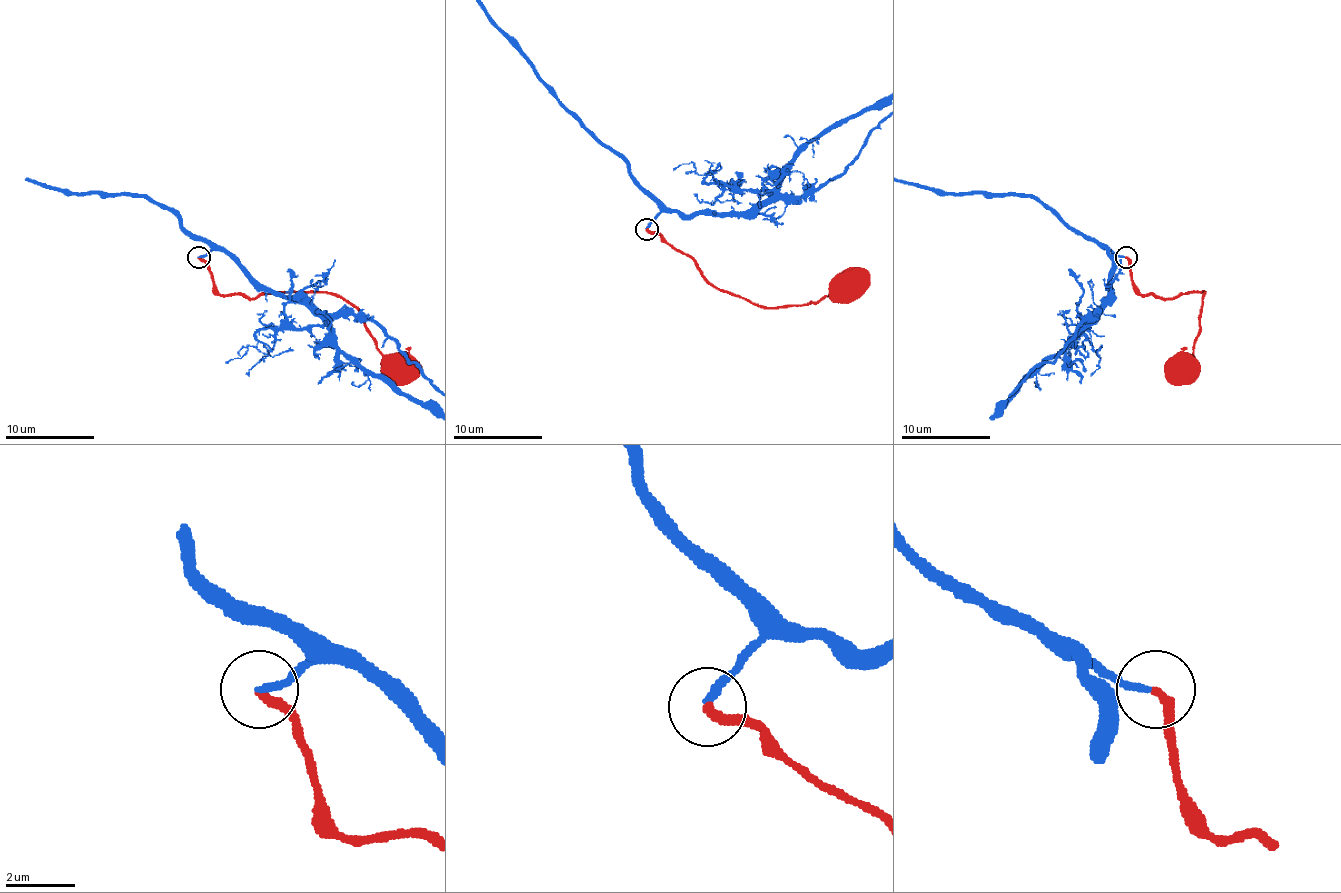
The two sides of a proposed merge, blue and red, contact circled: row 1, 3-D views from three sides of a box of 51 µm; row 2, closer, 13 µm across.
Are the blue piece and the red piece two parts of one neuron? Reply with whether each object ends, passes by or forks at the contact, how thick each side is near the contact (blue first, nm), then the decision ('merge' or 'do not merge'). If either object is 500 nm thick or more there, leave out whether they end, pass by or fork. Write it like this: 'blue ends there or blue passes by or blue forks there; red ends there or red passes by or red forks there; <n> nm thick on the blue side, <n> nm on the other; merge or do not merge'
blue ends there; red ends there; 220 nm thick on the blue side, 280 nm on the other; merge

